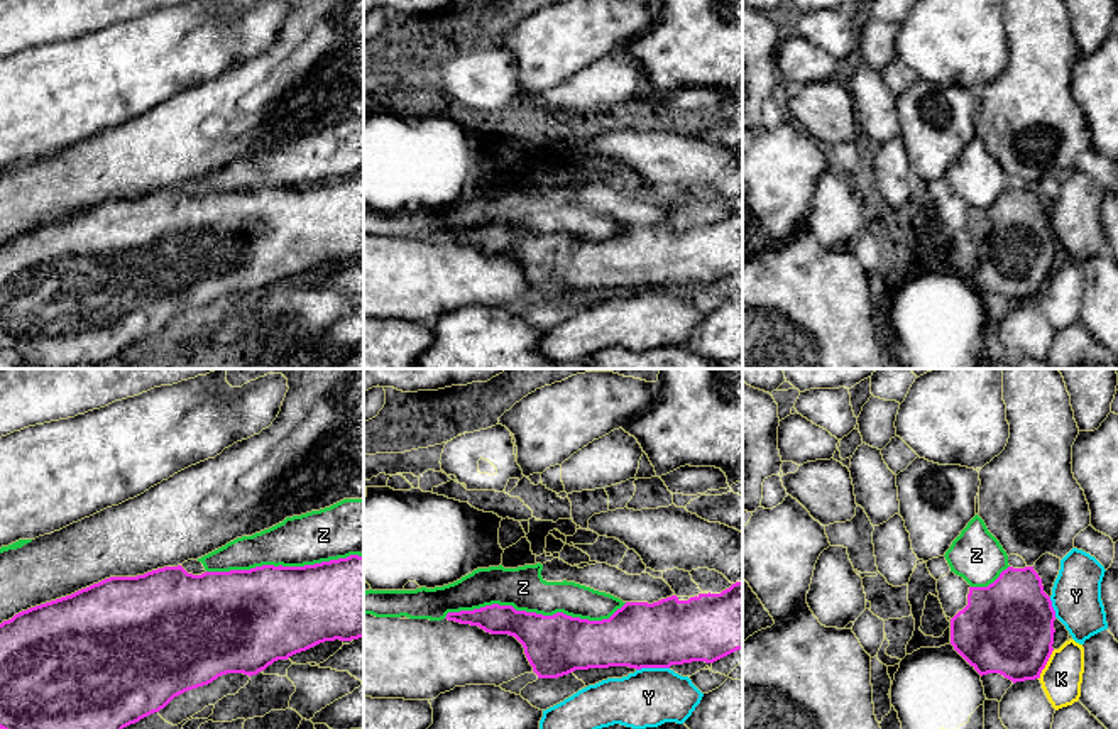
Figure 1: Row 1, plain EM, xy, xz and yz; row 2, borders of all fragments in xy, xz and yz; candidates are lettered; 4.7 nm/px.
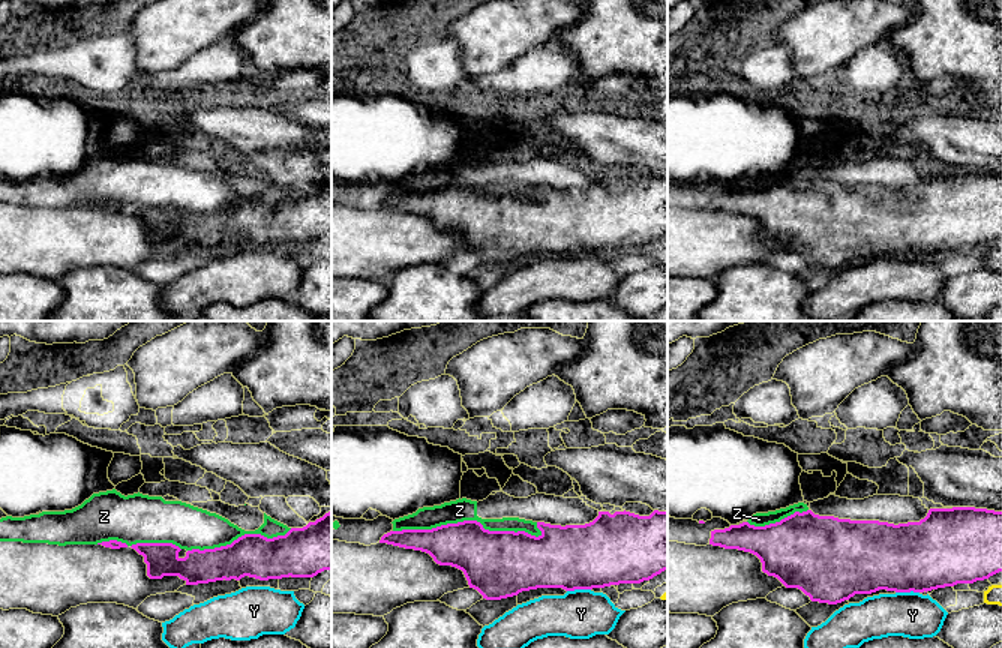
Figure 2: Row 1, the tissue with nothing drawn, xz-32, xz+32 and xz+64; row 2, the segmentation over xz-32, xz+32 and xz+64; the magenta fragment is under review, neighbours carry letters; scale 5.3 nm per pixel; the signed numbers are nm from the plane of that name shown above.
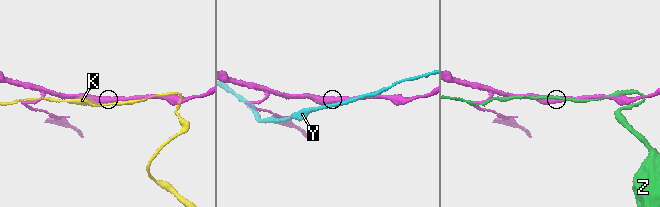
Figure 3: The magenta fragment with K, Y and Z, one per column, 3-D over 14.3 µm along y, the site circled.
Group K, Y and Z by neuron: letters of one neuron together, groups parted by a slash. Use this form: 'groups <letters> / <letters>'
groups K / Y / Z

